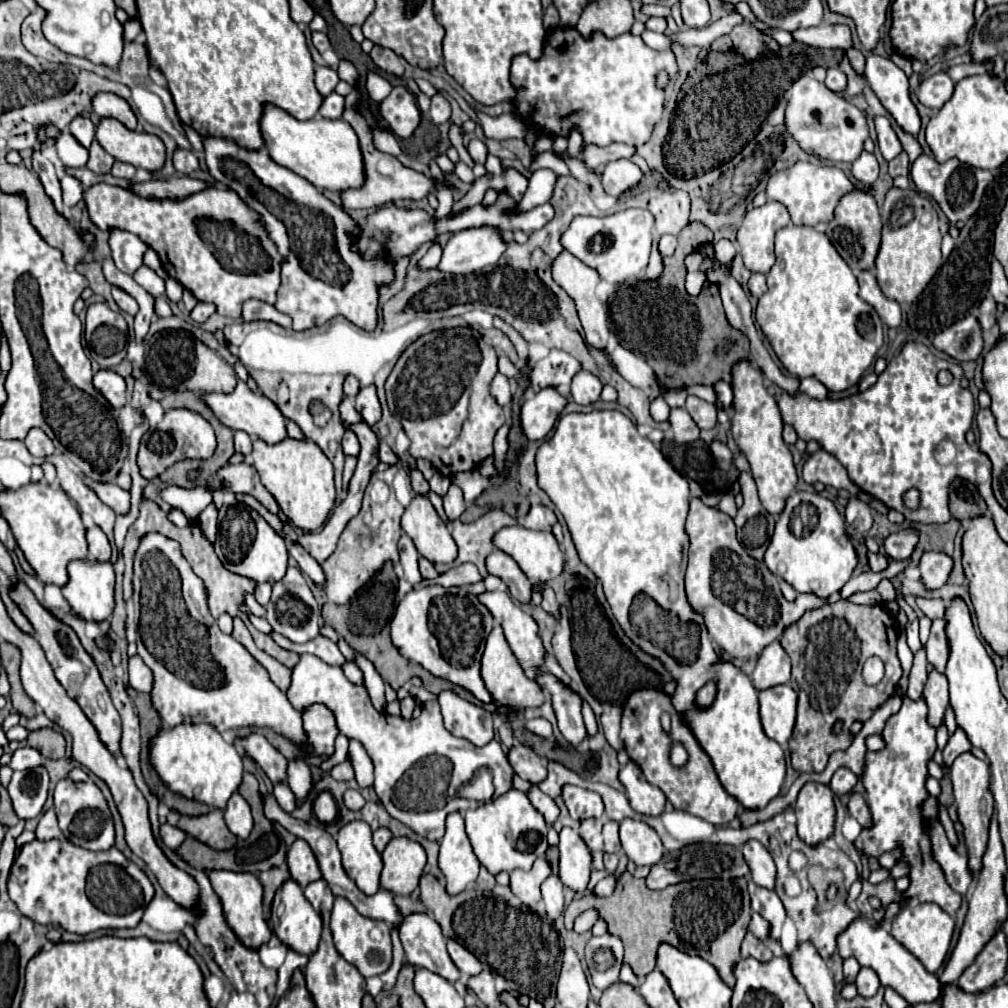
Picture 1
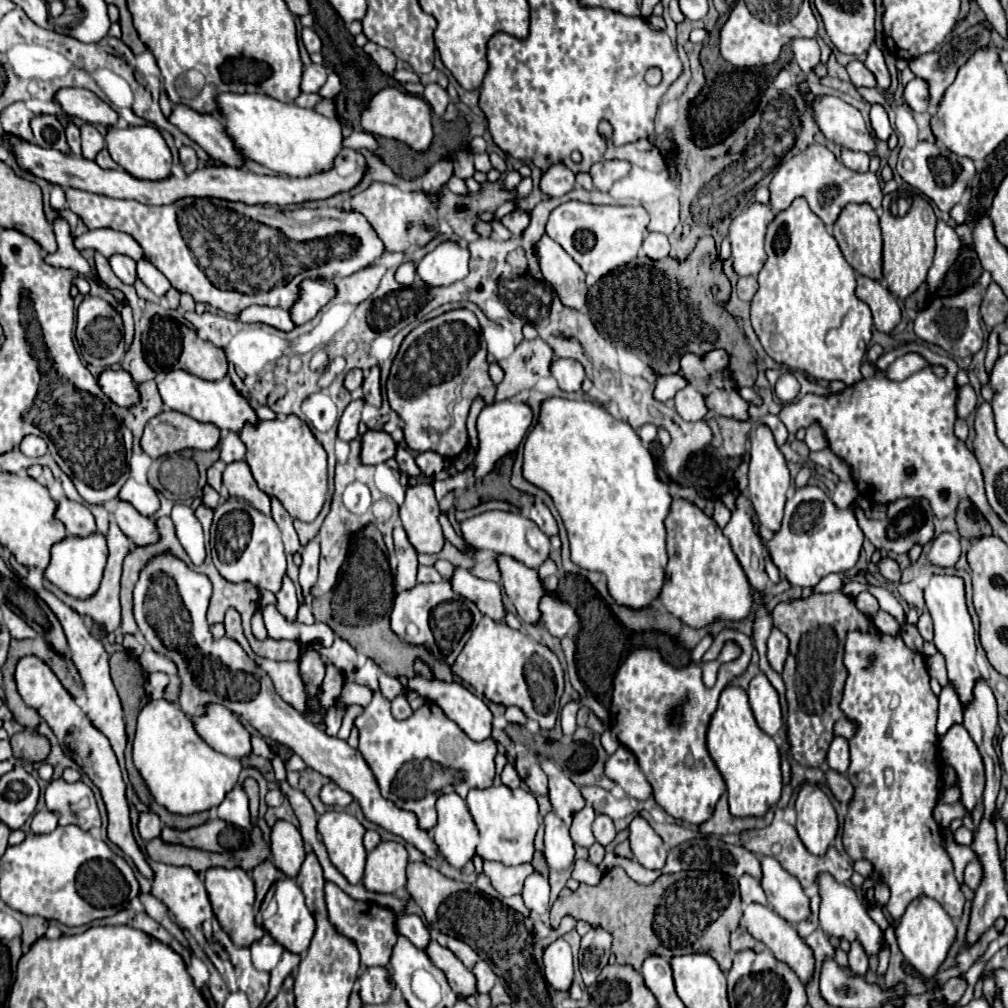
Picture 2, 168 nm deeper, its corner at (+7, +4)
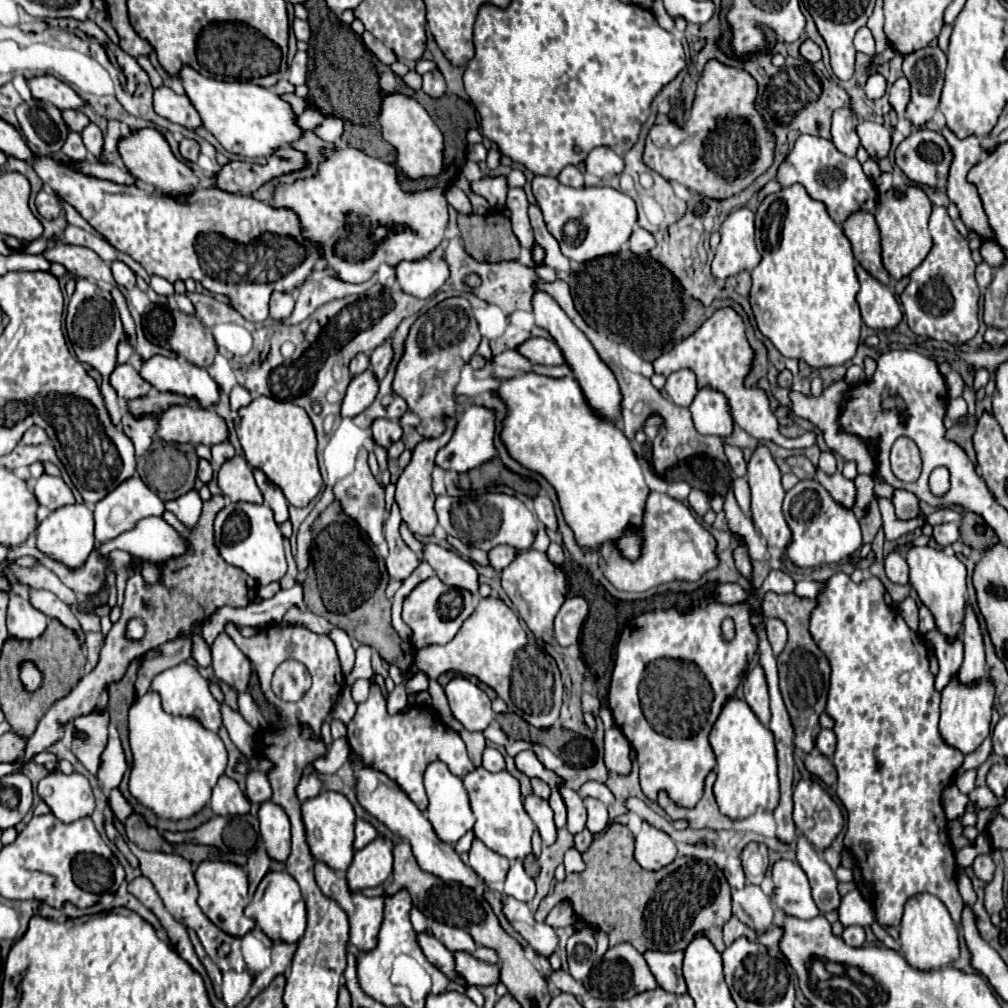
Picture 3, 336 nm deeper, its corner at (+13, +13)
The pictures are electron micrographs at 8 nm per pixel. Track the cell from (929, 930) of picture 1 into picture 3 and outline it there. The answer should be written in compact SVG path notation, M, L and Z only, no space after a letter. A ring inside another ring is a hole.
M916 894L908 898L900 924L900 944L906 962L918 970L936 970L958 958L958 930L946 906L932 894Z

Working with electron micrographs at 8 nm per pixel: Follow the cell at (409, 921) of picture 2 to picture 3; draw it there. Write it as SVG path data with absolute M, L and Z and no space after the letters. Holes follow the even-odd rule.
M420 932L420 934L416 934L416 940L418 940L420 948L424 950L424 956L426 956L436 968L440 968L448 978L456 980L458 984L464 984L464 982L458 978L458 974L454 972L452 952L446 950L446 948L442 946L442 942L438 942L438 940L436 940L432 934L428 934L428 932Z

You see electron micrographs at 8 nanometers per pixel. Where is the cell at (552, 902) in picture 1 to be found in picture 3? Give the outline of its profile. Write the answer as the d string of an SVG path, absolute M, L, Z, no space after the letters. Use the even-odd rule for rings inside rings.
M514 860L510 866L510 872L504 882L504 894L512 896L520 902L530 902L536 894L536 882L530 878L522 866L522 860Z

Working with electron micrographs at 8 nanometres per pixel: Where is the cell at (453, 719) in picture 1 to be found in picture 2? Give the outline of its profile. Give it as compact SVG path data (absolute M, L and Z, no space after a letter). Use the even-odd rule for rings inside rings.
M422 675L408 681L420 697L432 699L472 741L484 741L492 733L492 713L488 705L460 683L444 683Z

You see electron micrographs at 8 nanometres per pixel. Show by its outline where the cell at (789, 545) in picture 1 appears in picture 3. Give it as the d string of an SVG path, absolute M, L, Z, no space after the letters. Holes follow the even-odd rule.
M800 480L794 488L790 488L786 492L782 512L792 530L792 540L786 546L786 558L794 566L812 568L816 566L816 558L819 564L840 563L848 560L862 546L860 524L854 512L836 504L826 488L822 488L816 480Z

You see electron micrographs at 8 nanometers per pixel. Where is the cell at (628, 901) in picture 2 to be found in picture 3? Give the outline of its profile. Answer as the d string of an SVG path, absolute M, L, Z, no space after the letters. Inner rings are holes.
M610 824L606 832L598 836L592 842L592 846L582 854L582 858L586 862L586 870L578 874L568 874L562 884L556 884L554 892L548 894L536 910L538 922L544 922L548 912L558 902L568 900L574 906L576 918L582 918L586 924L608 934L610 946L628 942L638 952L646 950L674 952L674 950L684 950L694 936L704 934L718 952L724 952L726 946L722 942L722 926L730 920L732 898L730 898L730 884L714 862L704 862L694 856L676 856L674 864L668 864L666 868L654 872L644 870L634 858L634 836L622 824Z

